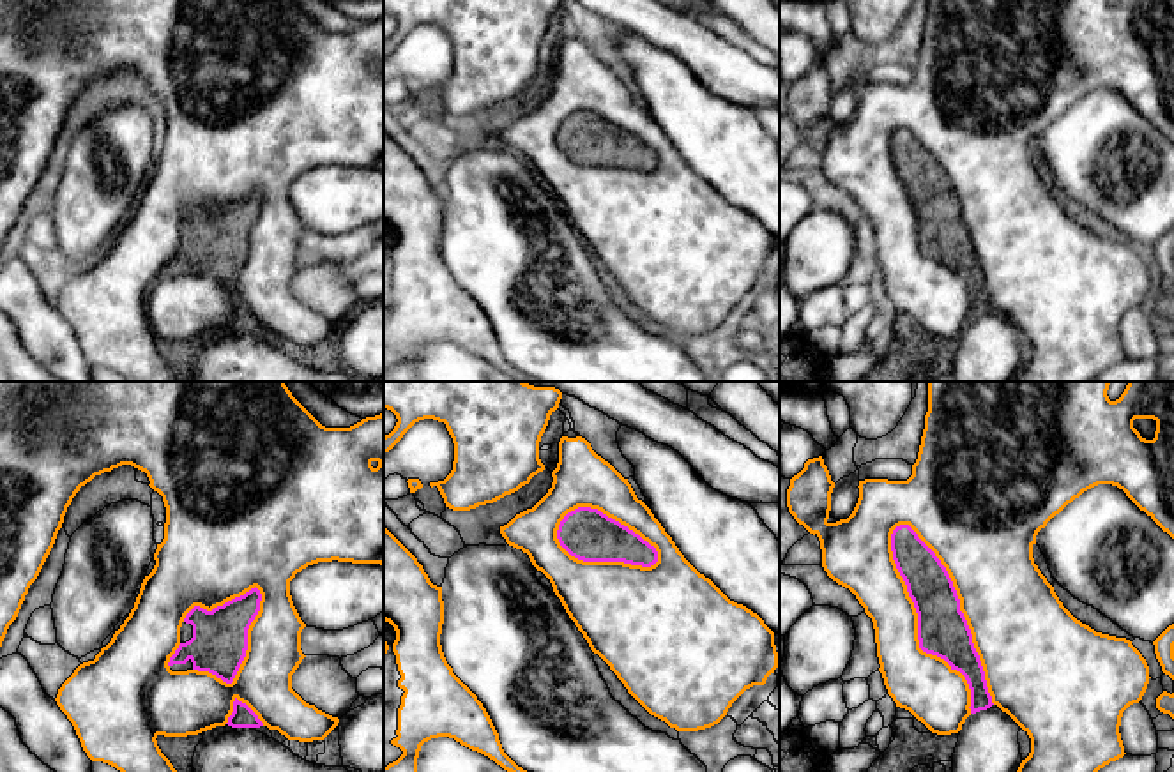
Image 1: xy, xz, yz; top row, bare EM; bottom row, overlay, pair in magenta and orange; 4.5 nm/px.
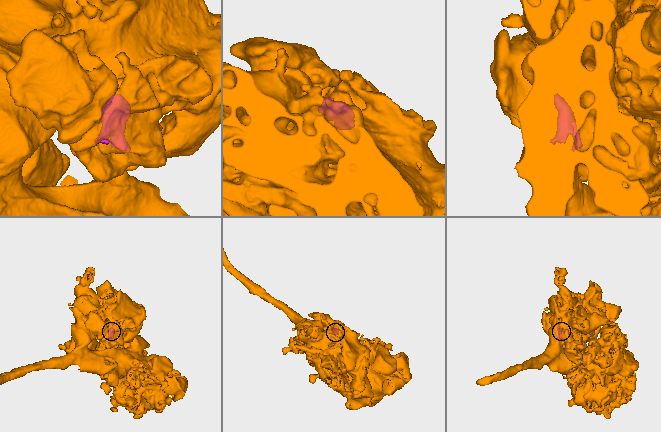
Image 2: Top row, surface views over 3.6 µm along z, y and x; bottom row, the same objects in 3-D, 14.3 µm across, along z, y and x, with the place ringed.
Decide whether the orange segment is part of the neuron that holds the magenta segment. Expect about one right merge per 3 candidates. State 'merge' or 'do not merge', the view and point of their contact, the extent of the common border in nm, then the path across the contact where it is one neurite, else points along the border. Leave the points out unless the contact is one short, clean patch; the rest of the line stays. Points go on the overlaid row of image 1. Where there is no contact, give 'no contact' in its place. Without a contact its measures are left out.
do not merge; meets magenta in yz at (959, 610); contact 900 nm long

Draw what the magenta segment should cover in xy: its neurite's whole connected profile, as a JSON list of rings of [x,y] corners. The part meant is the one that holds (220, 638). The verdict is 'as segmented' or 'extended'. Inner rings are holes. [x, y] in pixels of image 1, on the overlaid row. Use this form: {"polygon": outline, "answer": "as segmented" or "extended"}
{"polygon": [[[255,587],[240,597],[207,611],[194,606],[180,627],[180,645],[170,657],[172,671],[209,671],[232,684],[248,650],[248,629],[260,611]]], "answer": "extended"}

